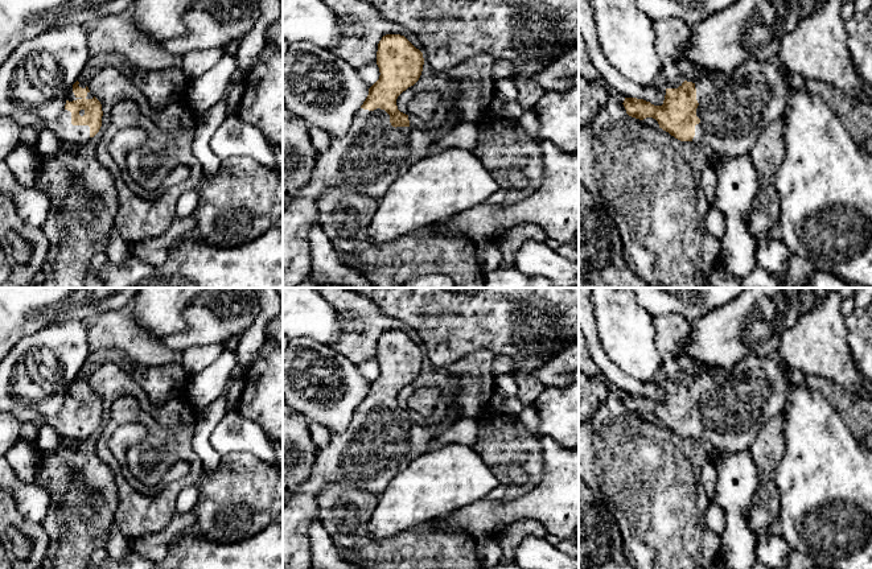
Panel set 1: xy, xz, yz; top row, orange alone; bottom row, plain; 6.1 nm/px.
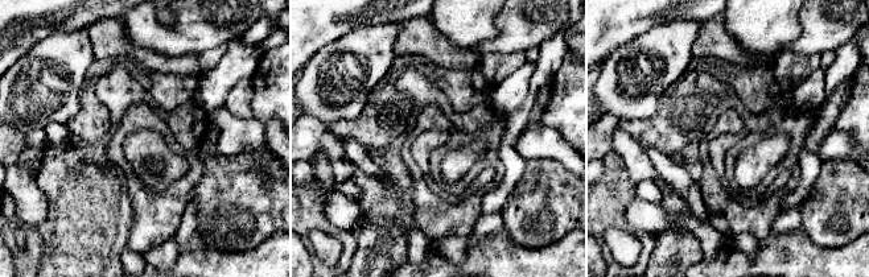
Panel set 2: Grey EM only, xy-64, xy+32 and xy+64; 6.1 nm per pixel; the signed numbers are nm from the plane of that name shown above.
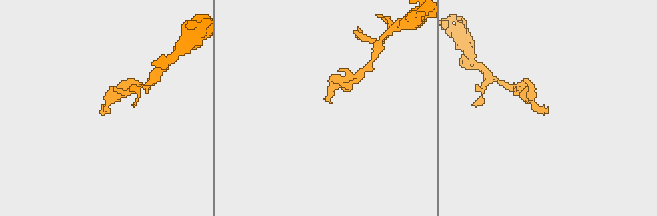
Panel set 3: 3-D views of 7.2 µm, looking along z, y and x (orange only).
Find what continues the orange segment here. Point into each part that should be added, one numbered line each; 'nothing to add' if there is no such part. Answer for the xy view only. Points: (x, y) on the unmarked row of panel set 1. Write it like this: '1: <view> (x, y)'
1: xy (73, 432)

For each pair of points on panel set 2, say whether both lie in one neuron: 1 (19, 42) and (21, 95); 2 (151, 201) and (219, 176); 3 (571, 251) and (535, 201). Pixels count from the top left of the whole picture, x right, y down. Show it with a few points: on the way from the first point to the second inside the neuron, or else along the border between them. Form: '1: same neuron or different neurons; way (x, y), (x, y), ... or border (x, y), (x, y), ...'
1: different neurons; border (45, 38), (33, 45), (13, 63)
2: different neurons; border (200, 161), (201, 178), (192, 190), (189, 201)
3: different neurons; border (572, 230), (552, 243), (532, 248)

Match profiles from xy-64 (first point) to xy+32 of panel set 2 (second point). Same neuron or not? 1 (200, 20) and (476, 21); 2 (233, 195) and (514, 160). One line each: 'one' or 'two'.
1: two
2: two

